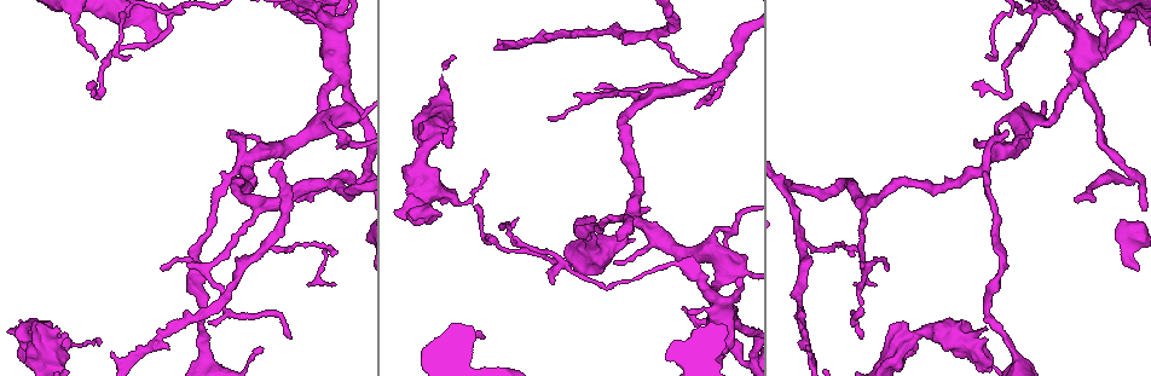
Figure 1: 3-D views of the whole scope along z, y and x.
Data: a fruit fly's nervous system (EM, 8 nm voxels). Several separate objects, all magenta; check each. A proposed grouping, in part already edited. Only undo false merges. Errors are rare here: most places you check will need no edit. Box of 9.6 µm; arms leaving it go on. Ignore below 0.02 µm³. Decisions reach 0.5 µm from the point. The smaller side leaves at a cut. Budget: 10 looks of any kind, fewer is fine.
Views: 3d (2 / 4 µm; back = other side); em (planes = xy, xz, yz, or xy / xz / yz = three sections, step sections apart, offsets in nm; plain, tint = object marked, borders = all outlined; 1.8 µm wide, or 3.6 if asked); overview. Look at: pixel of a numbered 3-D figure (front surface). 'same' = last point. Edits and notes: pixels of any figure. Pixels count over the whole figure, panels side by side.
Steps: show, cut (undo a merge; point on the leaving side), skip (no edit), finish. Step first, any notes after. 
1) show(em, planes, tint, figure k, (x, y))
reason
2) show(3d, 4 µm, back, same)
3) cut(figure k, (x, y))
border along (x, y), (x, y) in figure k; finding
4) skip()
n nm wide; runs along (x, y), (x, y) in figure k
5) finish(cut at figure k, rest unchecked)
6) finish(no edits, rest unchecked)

show(em, 3.6 µm, planes, tint, figure 1, (713, 365))

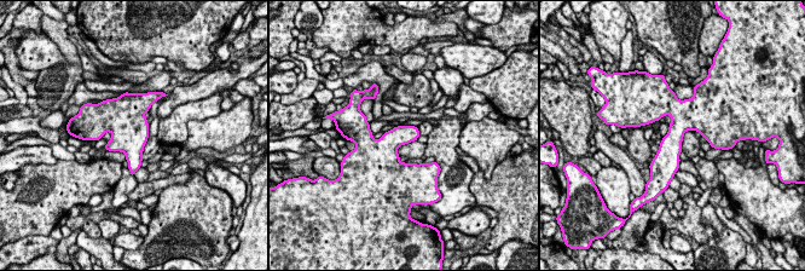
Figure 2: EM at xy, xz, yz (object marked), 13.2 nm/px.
skip()
all the same neuron

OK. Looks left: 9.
show(3d, 4 µm, back, figure 1, (334, 78))
three-way junction

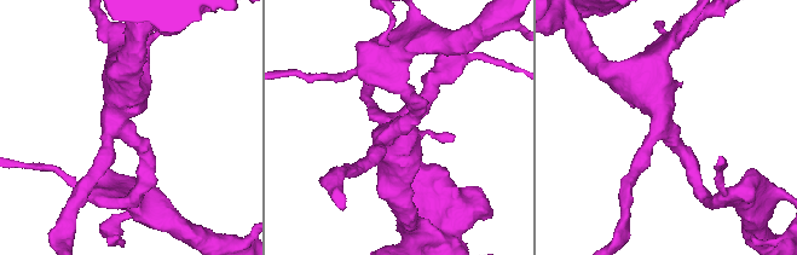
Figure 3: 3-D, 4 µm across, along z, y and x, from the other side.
show(em, 3.6 µm, planes, tint, figure 3, (125, 128))
3 arms; arms of 220, 220, 550 nm; need the tissue

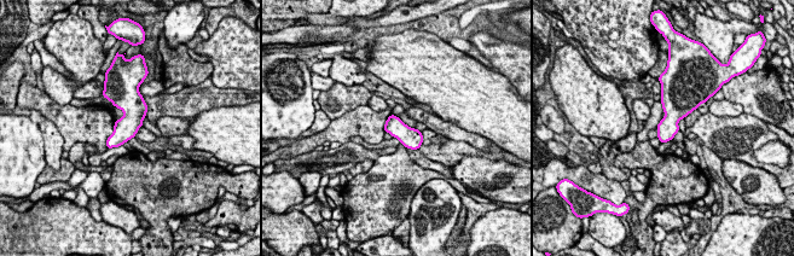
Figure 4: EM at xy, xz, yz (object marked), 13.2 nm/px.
skip()
all the same neuron

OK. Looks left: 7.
show(3d, 2 µm, figure 1, (648, 37))
side arm on a straight run

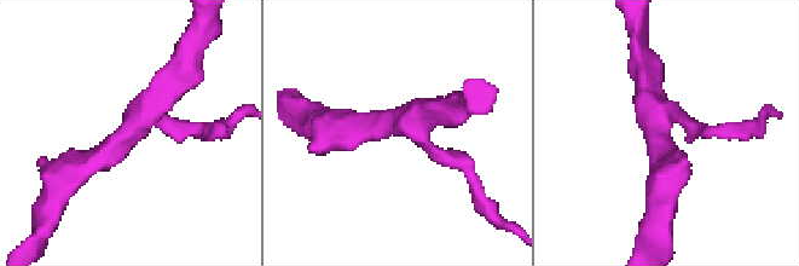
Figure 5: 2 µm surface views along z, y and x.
show(em, xy, step 4, tint, figure 5, (133, 125))

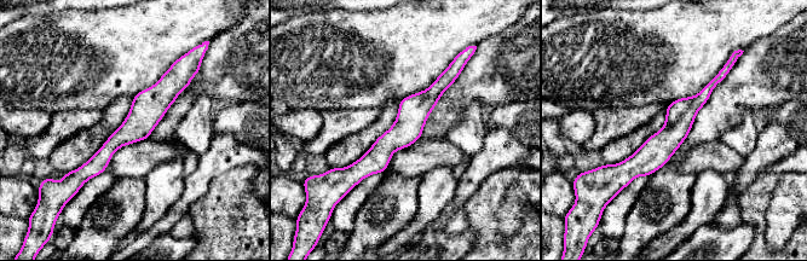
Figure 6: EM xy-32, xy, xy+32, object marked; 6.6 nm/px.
show(em, xz, step 8, borders, same)

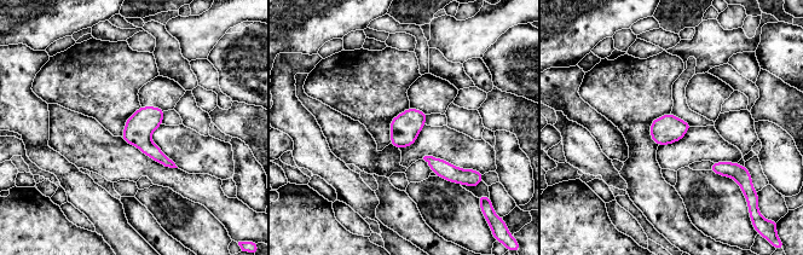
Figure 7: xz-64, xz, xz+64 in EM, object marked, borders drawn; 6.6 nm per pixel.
skip()
all the same neuron

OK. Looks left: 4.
show(3d, 4 µm, figure 1, (894, 352))
sudden change in width

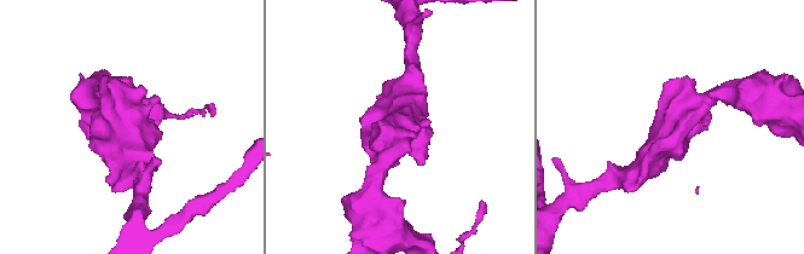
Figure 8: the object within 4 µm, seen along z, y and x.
show(em, planes, plain, figure 8, (398, 127))

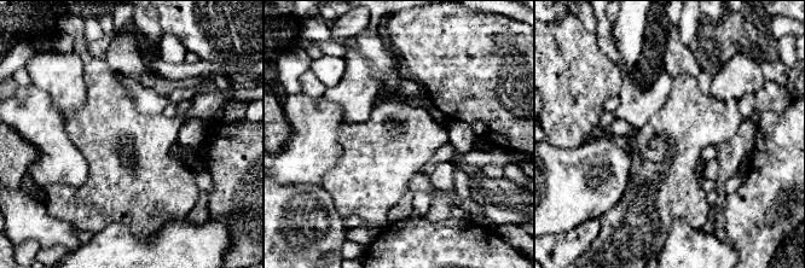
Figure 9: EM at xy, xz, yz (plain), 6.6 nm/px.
show(em, planes, tint, same)
where the object lies

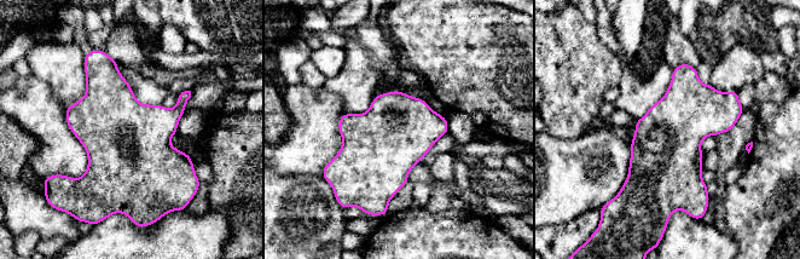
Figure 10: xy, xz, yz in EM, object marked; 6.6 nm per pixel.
skip()
continuous, no second neuron

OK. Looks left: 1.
finish(no edits, rest unchecked)

